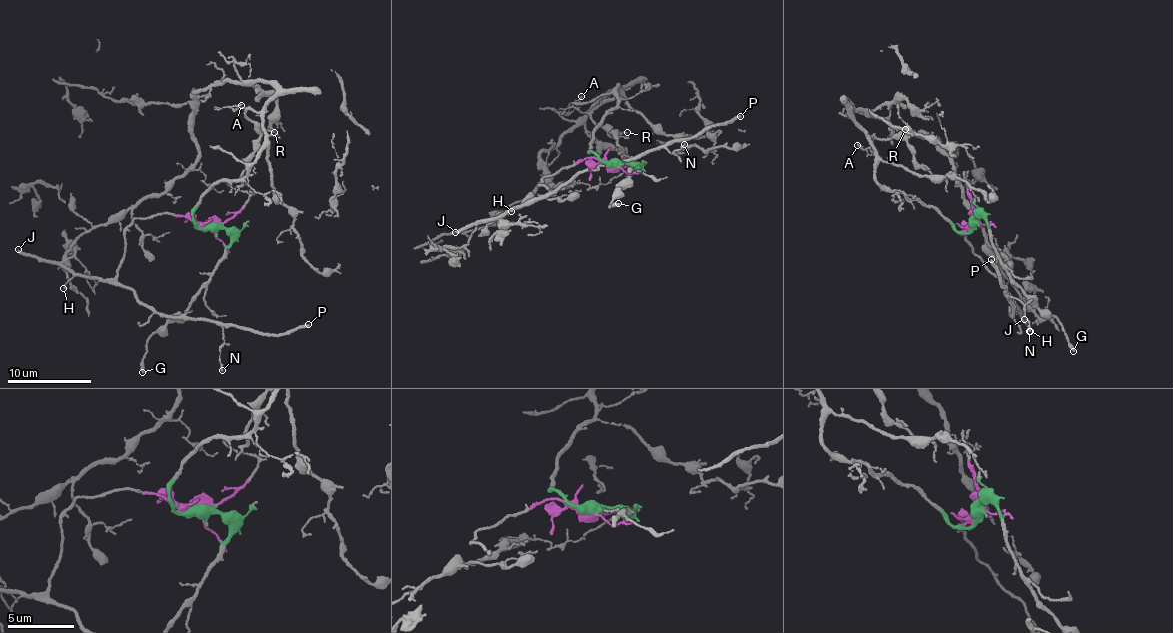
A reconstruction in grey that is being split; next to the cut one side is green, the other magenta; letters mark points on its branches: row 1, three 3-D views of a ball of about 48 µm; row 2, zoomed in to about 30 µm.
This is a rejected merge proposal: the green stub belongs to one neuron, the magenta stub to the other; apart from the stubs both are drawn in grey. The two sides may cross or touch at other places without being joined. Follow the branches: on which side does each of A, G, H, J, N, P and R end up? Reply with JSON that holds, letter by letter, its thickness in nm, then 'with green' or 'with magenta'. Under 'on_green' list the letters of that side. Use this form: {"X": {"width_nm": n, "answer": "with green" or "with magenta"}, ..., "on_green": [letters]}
{"A": {"width_nm": 110, "answer": "with green"}, "G": {"width_nm": 280, "answer": "with green"}, "H": {"width_nm": 140, "answer": "with magenta"}, "J": {"width_nm": 280, "answer": "with magenta"}, "N": {"width_nm": 150, "answer": "with magenta"}, "P": {"width_nm": 240, "answer": "with magenta"}, "R": {"width_nm": 90, "answer": "with green"}, "on_green": ["A", "G", "R"]}

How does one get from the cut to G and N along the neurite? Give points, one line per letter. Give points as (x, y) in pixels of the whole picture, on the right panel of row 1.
G: (974, 222), (976, 215), (986, 222), (992, 247), (1011, 279), (1035, 299), (1039, 309), (1049, 310), (1073, 351)
N: (974, 221), (961, 234), (1002, 283), (1013, 304), (1012, 315), (1015, 304), (1009, 296), (1021, 302), (1030, 331)

